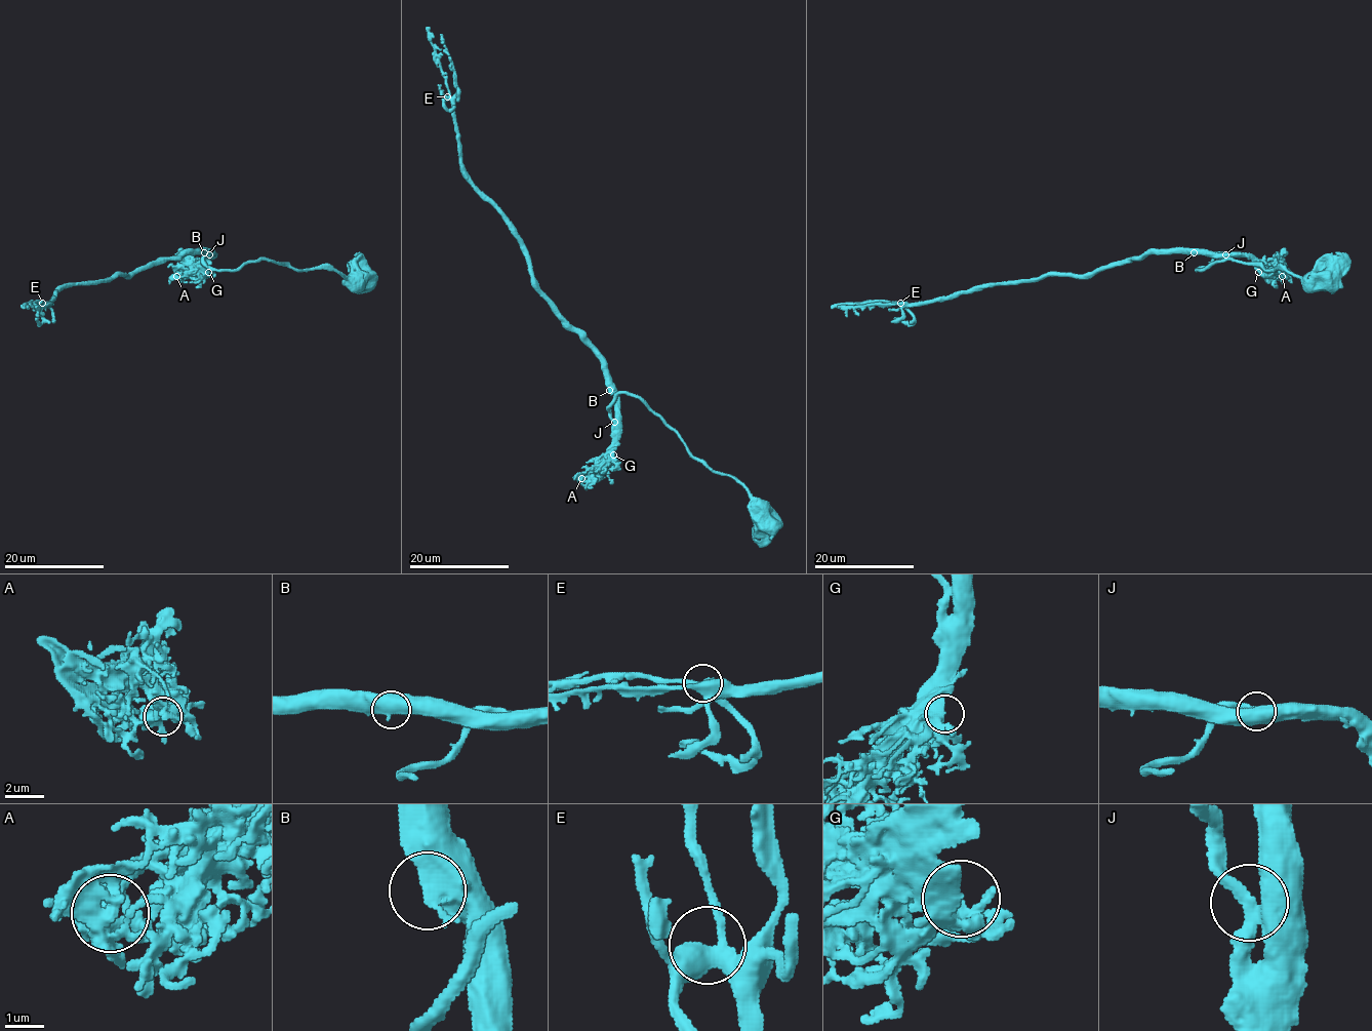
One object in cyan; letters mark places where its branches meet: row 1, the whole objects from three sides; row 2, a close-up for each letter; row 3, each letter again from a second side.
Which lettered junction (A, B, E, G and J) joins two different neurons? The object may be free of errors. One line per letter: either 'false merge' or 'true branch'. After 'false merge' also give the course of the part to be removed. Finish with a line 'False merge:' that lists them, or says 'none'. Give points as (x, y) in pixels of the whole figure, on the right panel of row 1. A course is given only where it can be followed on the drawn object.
A: true branch
B: true branch
E: true branch
G: true branch
J: true branch
False merge: none

